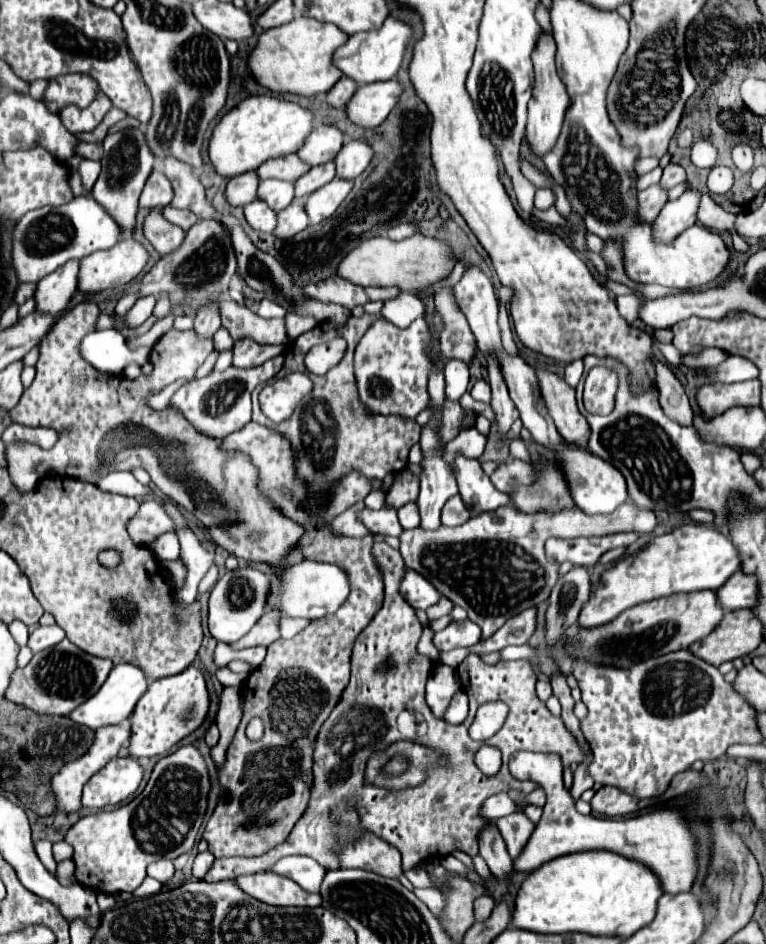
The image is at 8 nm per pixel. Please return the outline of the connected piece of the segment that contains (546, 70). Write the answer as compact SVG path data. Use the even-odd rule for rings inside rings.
M547 34L541 36L539 48L533 52L533 64L535 64L535 86L533 86L533 98L529 102L529 120L527 120L527 144L533 150L537 158L543 158L547 152L551 152L557 144L557 138L561 134L565 110L569 108L569 94L563 84L563 80L557 74L555 66L555 40Z

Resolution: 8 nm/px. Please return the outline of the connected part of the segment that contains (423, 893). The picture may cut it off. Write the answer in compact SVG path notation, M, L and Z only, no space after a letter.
M415 888L413 890L417 894L419 900L423 900L429 910L437 916L441 910L443 910L443 894L437 890L437 888Z

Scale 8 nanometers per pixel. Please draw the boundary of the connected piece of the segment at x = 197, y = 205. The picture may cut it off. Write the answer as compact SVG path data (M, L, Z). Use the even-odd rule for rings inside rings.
M173 156L161 160L163 174L171 180L175 190L175 202L171 202L175 208L185 208L197 214L197 218L203 216L217 216L215 208L205 198L205 188L195 176L193 168L187 162L181 162Z

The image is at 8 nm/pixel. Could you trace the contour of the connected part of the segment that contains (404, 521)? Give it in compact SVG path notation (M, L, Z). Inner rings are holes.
M415 502L405 504L397 512L399 512L399 522L401 522L403 528L417 528L419 526L419 514L417 514L417 508L415 508Z

